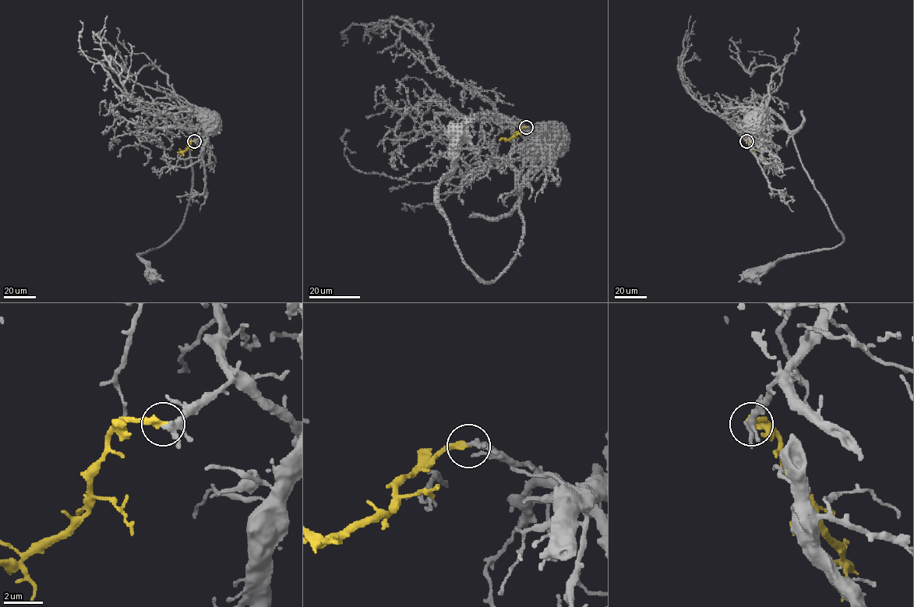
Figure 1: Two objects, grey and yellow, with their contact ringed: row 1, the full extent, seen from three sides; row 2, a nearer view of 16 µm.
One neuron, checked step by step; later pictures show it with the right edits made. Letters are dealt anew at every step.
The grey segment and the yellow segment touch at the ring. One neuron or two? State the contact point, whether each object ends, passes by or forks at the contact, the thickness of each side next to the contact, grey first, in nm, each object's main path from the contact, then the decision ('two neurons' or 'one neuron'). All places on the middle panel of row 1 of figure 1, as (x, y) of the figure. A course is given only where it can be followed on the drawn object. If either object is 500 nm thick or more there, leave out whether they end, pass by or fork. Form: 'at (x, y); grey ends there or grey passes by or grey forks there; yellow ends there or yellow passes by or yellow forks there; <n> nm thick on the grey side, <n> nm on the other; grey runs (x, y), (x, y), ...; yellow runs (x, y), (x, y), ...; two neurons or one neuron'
at (526, 127); grey forks there; yellow ends there; 240 nm thick on the grey side, 320 nm on the other; grey runs (526, 127), (535, 154), (520, 203), (524, 237), (489, 281), (464, 262), (439, 202), (458, 132); yellow runs (526, 127), (520, 128), (513, 136), (499, 140); one neuron

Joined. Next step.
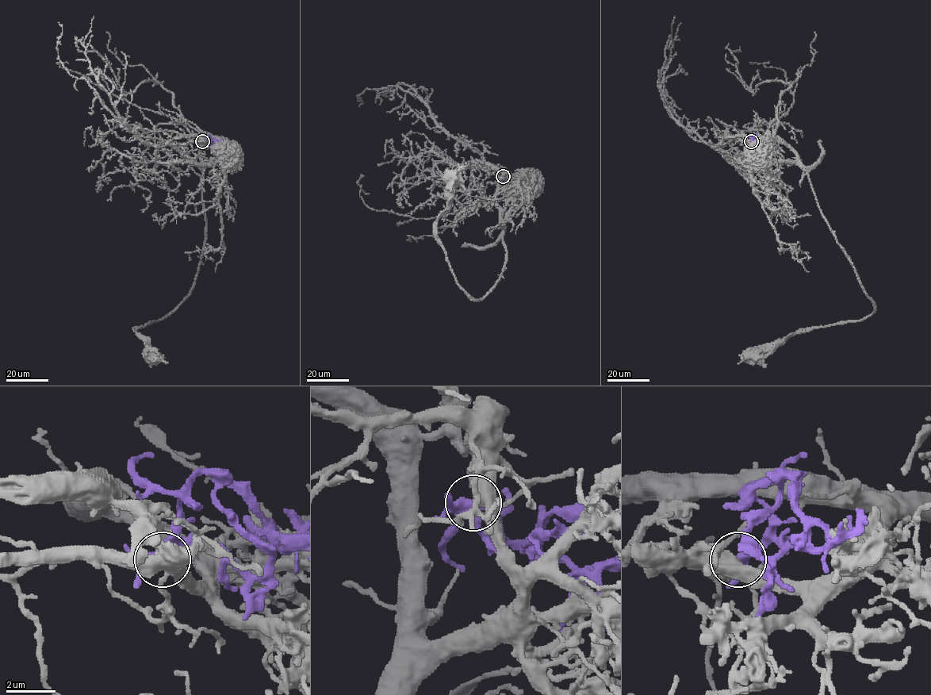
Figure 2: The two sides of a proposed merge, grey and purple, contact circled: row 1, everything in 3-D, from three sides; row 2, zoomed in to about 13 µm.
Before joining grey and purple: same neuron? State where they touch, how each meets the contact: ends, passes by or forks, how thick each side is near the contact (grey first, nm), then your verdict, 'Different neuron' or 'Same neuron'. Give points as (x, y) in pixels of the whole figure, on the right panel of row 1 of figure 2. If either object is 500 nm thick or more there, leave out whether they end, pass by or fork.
Place: (751, 141). At the ring grey passes by. At the ring purple forks. Thickness 480 nm (grey) against 320 nm. Different neuron

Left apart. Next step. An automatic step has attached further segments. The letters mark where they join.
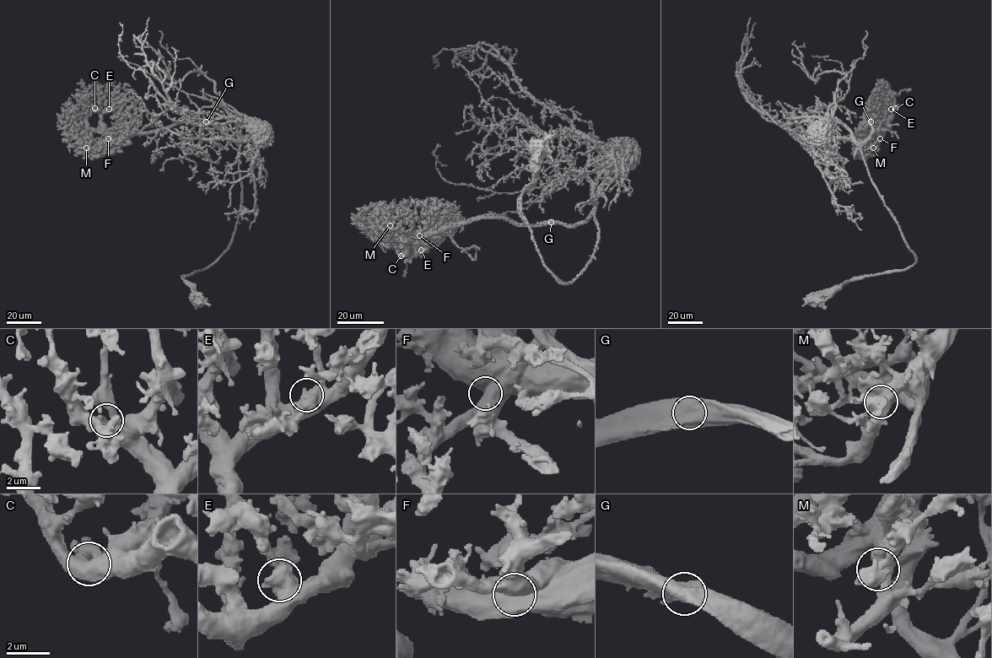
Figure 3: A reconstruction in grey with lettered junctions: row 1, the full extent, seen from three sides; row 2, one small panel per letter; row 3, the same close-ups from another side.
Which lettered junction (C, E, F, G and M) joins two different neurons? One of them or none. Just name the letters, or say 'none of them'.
none of them

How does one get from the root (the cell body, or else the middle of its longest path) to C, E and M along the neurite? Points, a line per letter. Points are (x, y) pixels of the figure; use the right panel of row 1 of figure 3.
C: (814, 298), (915, 261), (860, 148), (873, 120), (867, 126), (878, 135), (895, 108)
E: (814, 298), (915, 261), (860, 148), (873, 120), (867, 126), (878, 135), (891, 109)
M: (814, 298), (915, 261), (865, 163), (860, 147), (872, 120), (869, 132), (884, 126), (873, 148)

